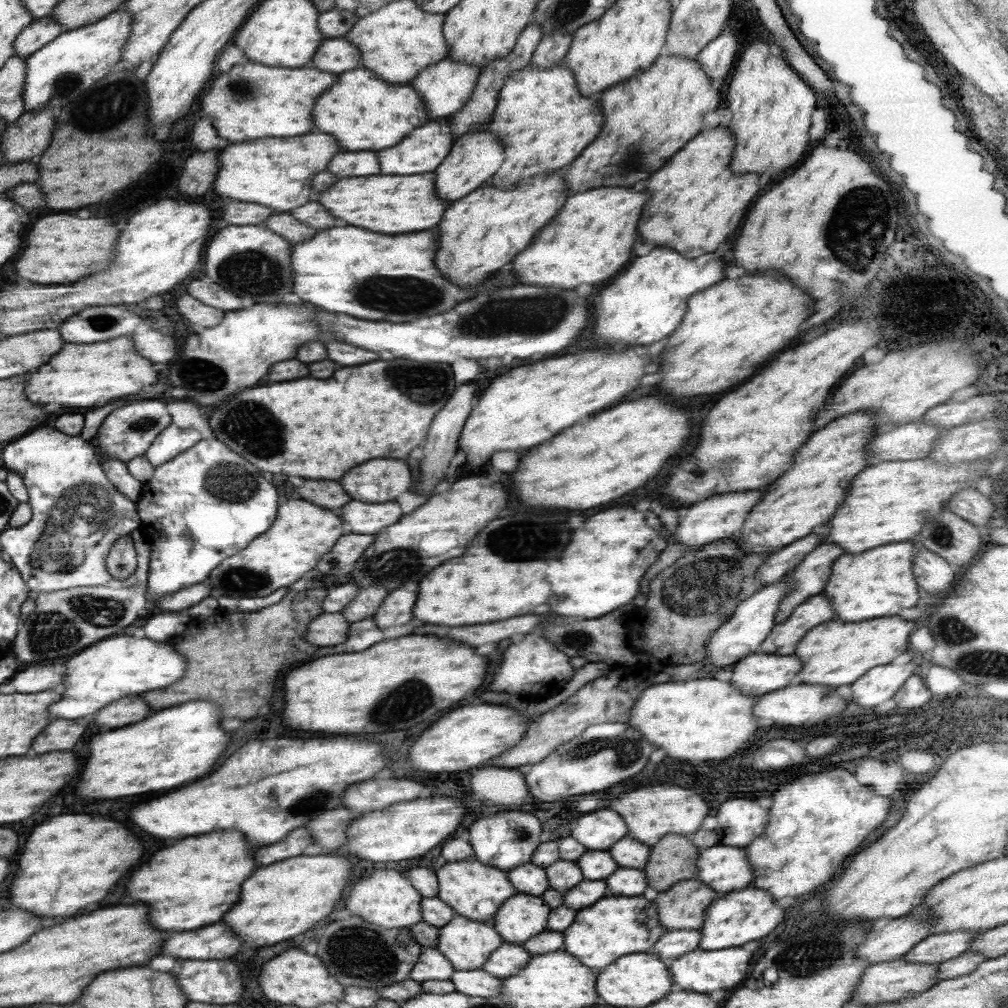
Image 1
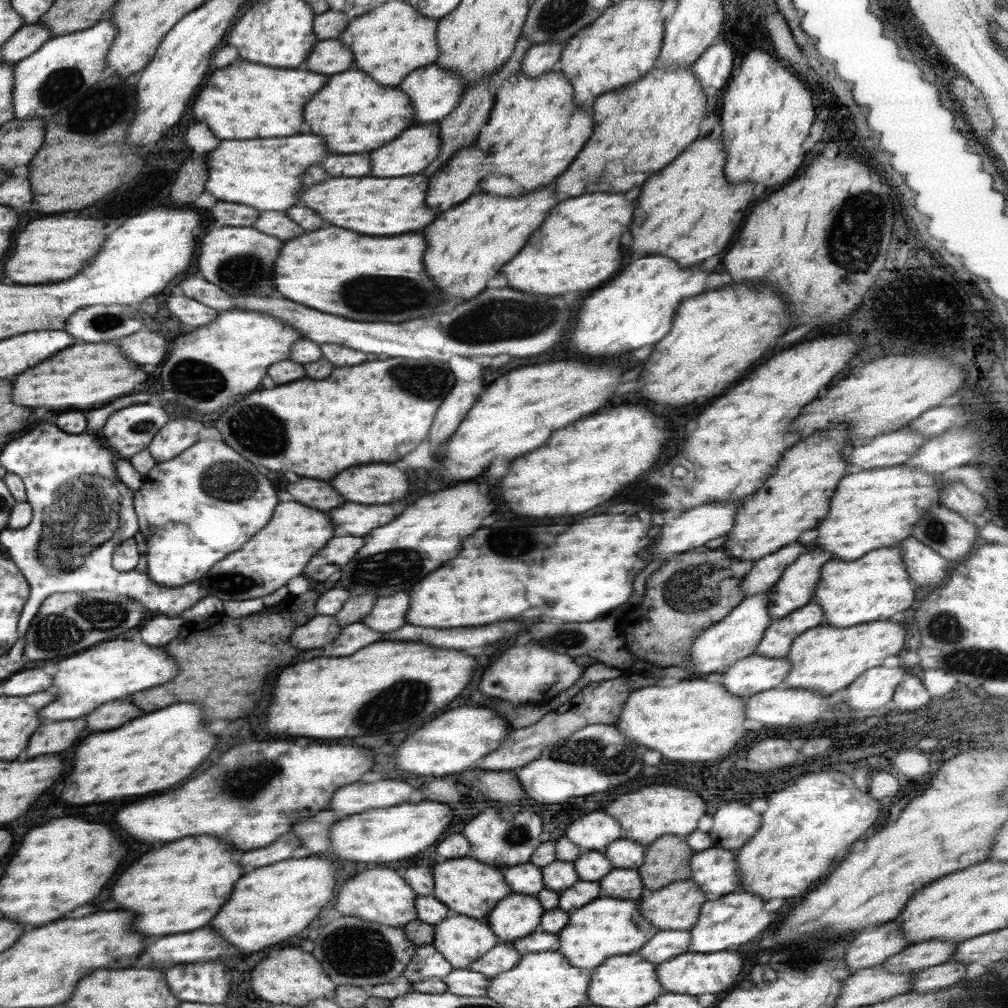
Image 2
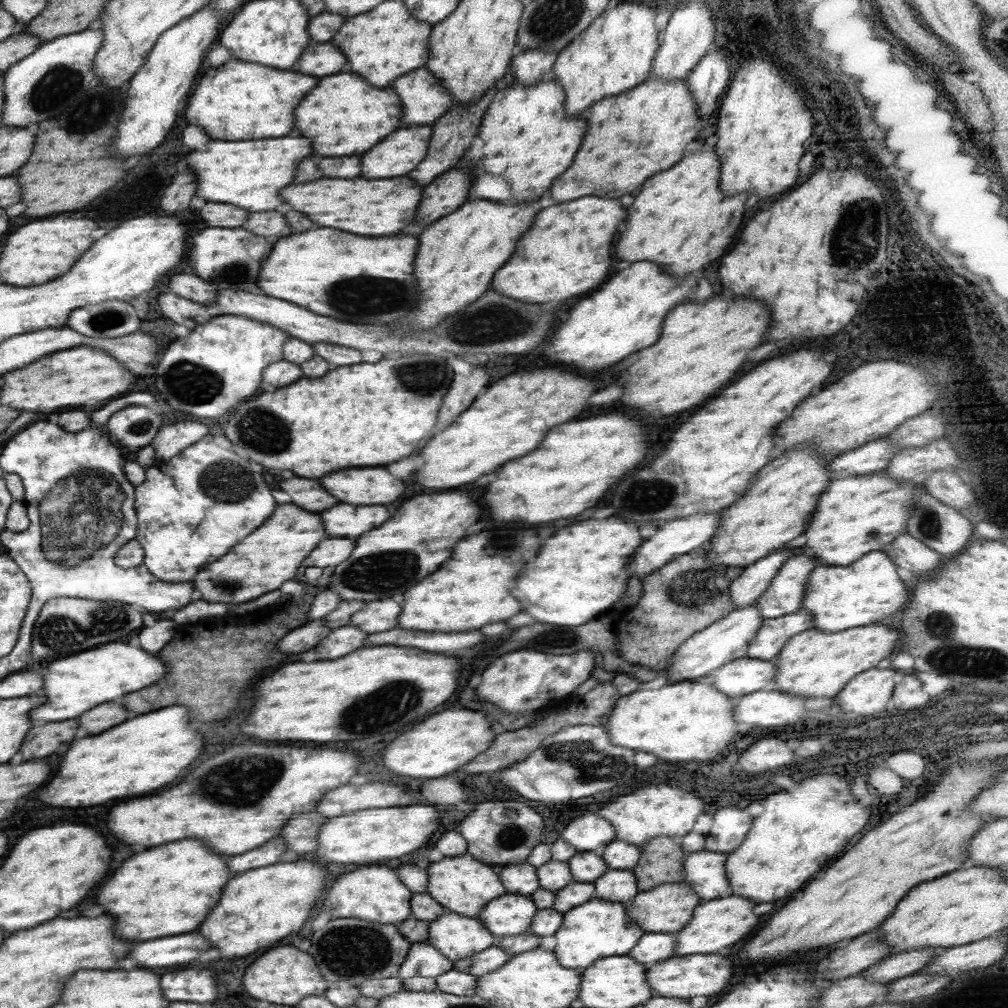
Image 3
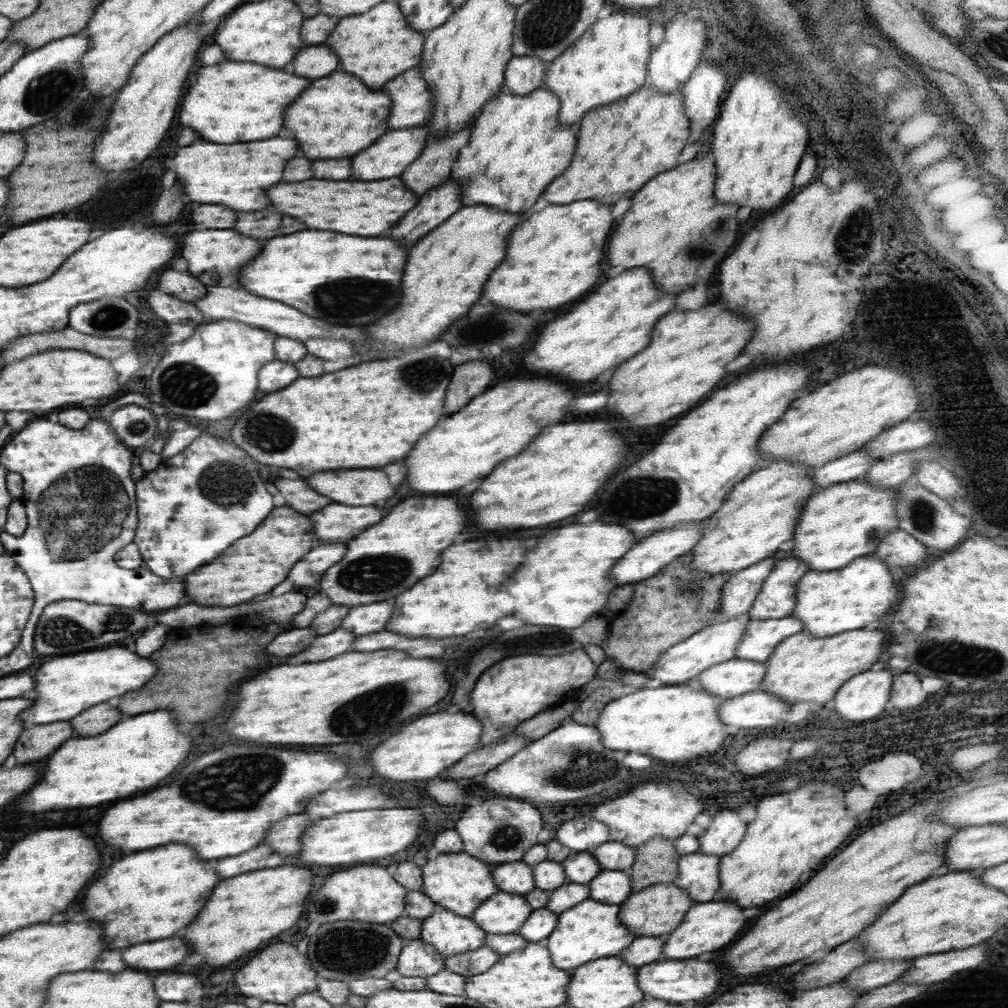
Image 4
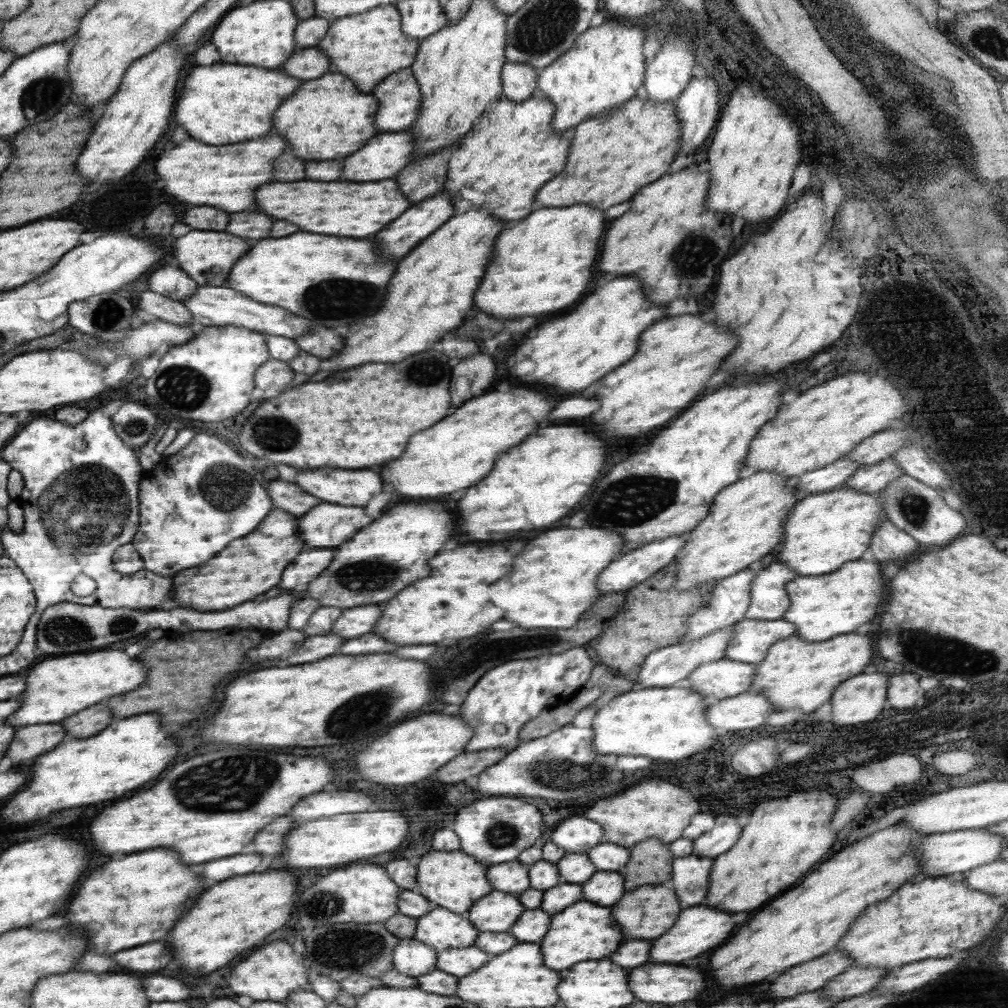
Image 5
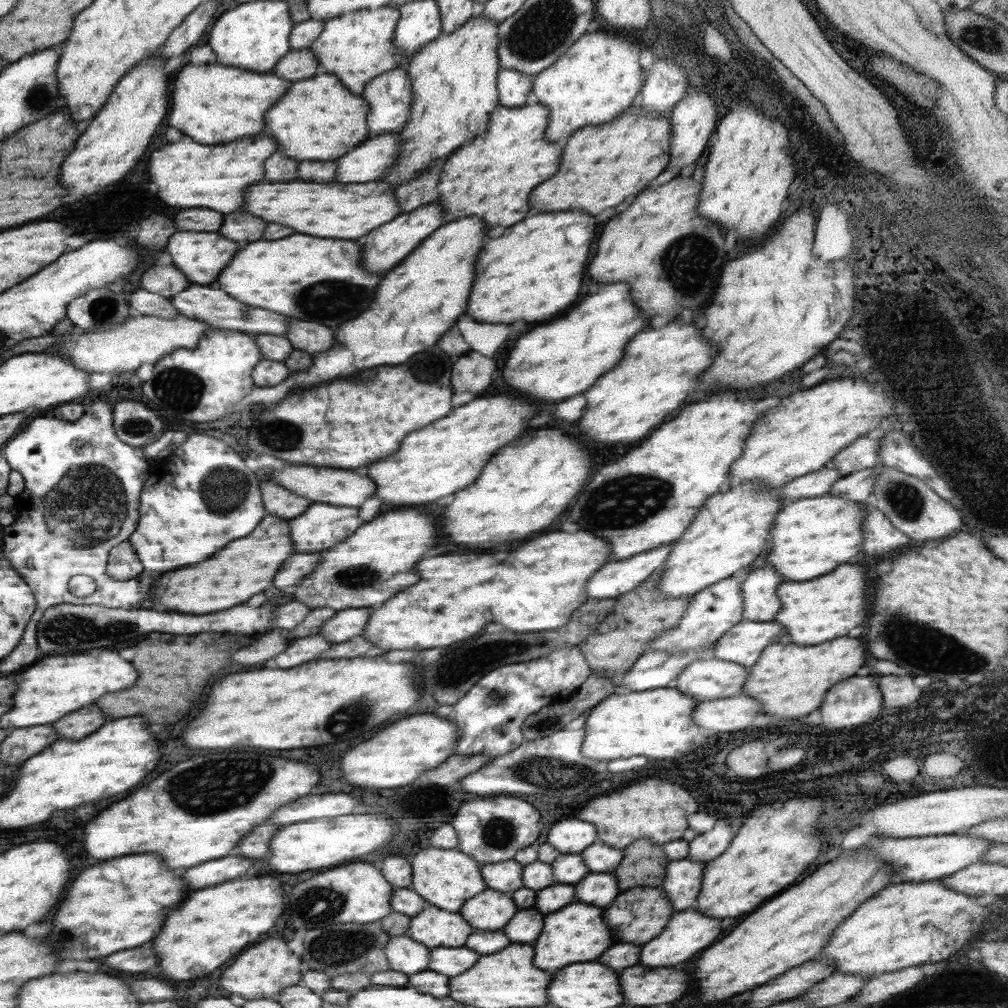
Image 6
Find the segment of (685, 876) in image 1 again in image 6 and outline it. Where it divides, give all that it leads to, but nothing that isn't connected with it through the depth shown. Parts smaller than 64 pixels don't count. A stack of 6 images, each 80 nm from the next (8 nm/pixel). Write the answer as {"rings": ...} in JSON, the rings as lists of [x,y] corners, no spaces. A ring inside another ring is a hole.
{"rings":[[[648,839],[635,840],[624,849],[622,860],[613,874],[617,876],[620,892],[634,887],[660,887],[664,882],[669,861],[661,845]]]}

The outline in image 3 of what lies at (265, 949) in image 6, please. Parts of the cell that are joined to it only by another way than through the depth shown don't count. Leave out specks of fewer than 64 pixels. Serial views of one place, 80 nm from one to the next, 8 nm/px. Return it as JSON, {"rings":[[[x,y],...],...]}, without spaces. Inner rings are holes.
{"rings":[[[278,946],[264,956],[260,956],[250,968],[244,972],[244,988],[248,994],[256,1000],[264,1000],[272,1004],[284,1006],[297,1006],[302,998],[308,996],[325,996],[329,981],[318,970],[314,964],[314,958],[294,946]]]}

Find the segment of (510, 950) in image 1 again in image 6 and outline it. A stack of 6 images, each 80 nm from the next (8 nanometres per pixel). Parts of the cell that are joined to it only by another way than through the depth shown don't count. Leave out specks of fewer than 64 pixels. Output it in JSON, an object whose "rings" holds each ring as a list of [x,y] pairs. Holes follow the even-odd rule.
{"rings":[[[432,948],[428,970],[446,976],[458,976],[478,962],[480,954],[470,948]]]}

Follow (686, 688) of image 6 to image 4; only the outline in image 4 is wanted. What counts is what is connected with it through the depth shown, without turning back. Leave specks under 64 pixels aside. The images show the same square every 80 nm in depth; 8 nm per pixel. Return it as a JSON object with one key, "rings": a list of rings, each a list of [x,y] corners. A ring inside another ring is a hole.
{"rings":[[[736,658],[711,666],[701,672],[693,683],[714,696],[728,699],[761,690],[765,672],[766,665],[763,662]]]}

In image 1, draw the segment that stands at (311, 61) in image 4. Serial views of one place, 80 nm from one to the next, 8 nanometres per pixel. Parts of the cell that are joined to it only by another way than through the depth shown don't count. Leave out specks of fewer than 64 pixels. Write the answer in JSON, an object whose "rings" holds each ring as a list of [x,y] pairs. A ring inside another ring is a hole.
{"rings":[[[330,38],[320,44],[318,54],[314,54],[312,62],[320,70],[340,74],[344,70],[358,68],[362,62],[362,56],[346,38],[336,38],[336,40]]]}

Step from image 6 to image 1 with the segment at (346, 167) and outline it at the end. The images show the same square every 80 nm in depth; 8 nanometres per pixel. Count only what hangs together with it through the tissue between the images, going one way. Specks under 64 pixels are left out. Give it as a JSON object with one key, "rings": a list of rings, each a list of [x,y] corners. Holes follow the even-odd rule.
{"rings":[[[449,117],[434,118],[424,128],[416,128],[398,146],[388,148],[388,150],[380,150],[378,160],[380,160],[380,166],[382,166],[382,174],[386,170],[386,174],[408,176],[408,174],[424,174],[424,172],[436,170],[438,164],[448,156],[448,152],[452,148],[450,121]]]}

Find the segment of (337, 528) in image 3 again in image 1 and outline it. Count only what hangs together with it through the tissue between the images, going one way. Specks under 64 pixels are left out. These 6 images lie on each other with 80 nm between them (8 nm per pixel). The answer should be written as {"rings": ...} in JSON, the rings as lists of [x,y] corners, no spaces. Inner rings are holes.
{"rings":[[[352,500],[342,508],[342,518],[350,526],[350,532],[358,534],[376,534],[382,528],[396,524],[404,515],[397,501],[386,504],[364,504]]]}

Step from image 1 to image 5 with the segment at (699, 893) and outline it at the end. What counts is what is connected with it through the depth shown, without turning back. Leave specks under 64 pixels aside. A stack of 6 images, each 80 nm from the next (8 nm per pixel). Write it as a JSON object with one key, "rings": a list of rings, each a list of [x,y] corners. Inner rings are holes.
{"rings":[[[669,884],[642,885],[634,890],[625,891],[622,900],[612,908],[612,916],[614,916],[614,922],[622,926],[622,932],[626,934],[626,938],[654,941],[674,926],[683,907],[676,891]]]}

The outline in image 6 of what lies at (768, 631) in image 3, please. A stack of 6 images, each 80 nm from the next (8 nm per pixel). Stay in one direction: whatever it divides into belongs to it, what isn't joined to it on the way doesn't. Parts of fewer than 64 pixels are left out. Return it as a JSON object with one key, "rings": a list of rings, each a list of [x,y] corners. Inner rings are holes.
{"rings":[[[743,618],[717,640],[714,656],[718,660],[751,667],[758,662],[766,646],[786,637],[787,628],[779,622]]]}

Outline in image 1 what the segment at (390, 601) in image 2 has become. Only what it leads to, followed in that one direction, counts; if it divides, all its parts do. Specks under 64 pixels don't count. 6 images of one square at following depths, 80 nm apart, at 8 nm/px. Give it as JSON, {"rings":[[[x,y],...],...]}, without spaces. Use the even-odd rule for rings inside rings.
{"rings":[[[404,585],[387,594],[372,618],[381,629],[397,624],[408,624],[414,618],[412,616],[414,602],[416,602],[416,590],[408,590]]]}

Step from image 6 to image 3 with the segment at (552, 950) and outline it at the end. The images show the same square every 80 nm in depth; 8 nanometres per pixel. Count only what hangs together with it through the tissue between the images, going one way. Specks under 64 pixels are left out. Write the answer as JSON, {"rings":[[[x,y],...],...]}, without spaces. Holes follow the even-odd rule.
{"rings":[[[592,899],[564,914],[562,928],[553,934],[556,936],[556,948],[553,951],[568,968],[588,968],[600,958],[628,954],[630,948],[634,948],[640,936],[645,933],[643,928],[638,928],[638,924],[630,922],[626,906],[622,902]]]}

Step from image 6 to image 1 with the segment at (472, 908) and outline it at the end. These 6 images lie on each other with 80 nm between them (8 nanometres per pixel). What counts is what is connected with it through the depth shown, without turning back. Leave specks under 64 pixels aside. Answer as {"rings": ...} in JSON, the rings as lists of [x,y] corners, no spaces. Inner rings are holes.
{"rings":[[[517,892],[504,901],[491,923],[506,942],[521,945],[548,930],[550,911],[550,906],[542,897]]]}

